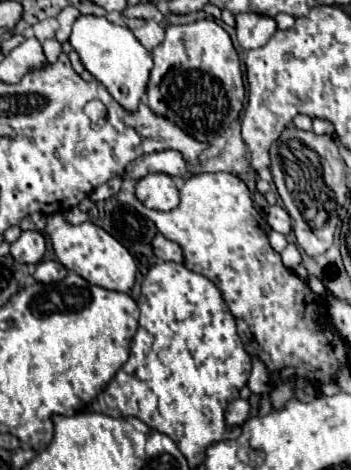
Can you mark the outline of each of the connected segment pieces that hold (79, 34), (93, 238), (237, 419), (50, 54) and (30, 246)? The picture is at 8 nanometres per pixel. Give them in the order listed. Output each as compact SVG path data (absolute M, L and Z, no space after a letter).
M79 16L73 24L69 38L71 46L79 54L83 66L109 90L109 94L127 110L135 110L145 94L149 72L153 60L149 50L133 36L127 26L117 26L107 18L97 16Z
M51 214L47 218L45 234L51 238L51 244L59 262L67 270L77 272L89 284L97 284L101 288L117 290L117 292L129 292L131 286L135 284L137 264L131 252L121 242L117 242L111 234L107 234L103 228L95 226L93 222L83 222L73 226L65 220L63 214Z
M237 398L229 404L227 412L225 412L225 422L229 426L241 426L247 418L249 418L249 412L251 412L251 404L249 400L243 400L243 398Z
M51 38L51 40L45 40L45 42L43 42L43 50L45 50L47 60L49 60L51 64L55 64L57 58L59 58L59 55L62 52L62 47L55 38Z
M23 232L19 240L11 244L11 256L21 264L39 264L45 254L45 238L41 232Z

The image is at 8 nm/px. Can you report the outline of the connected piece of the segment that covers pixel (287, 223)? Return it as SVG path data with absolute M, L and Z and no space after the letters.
M271 206L267 210L267 224L275 230L275 232L281 232L281 234L289 234L291 232L291 216L281 208L281 206Z

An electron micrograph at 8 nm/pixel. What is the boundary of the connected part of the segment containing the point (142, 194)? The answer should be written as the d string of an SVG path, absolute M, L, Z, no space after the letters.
M149 174L141 178L135 196L153 210L173 210L179 204L179 192L167 174Z

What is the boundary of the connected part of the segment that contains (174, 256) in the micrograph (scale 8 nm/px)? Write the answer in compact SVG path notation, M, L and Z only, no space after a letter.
M157 234L155 240L153 240L153 250L159 258L163 260L171 260L171 262L183 262L183 250L177 242L171 242L167 240L165 236Z

